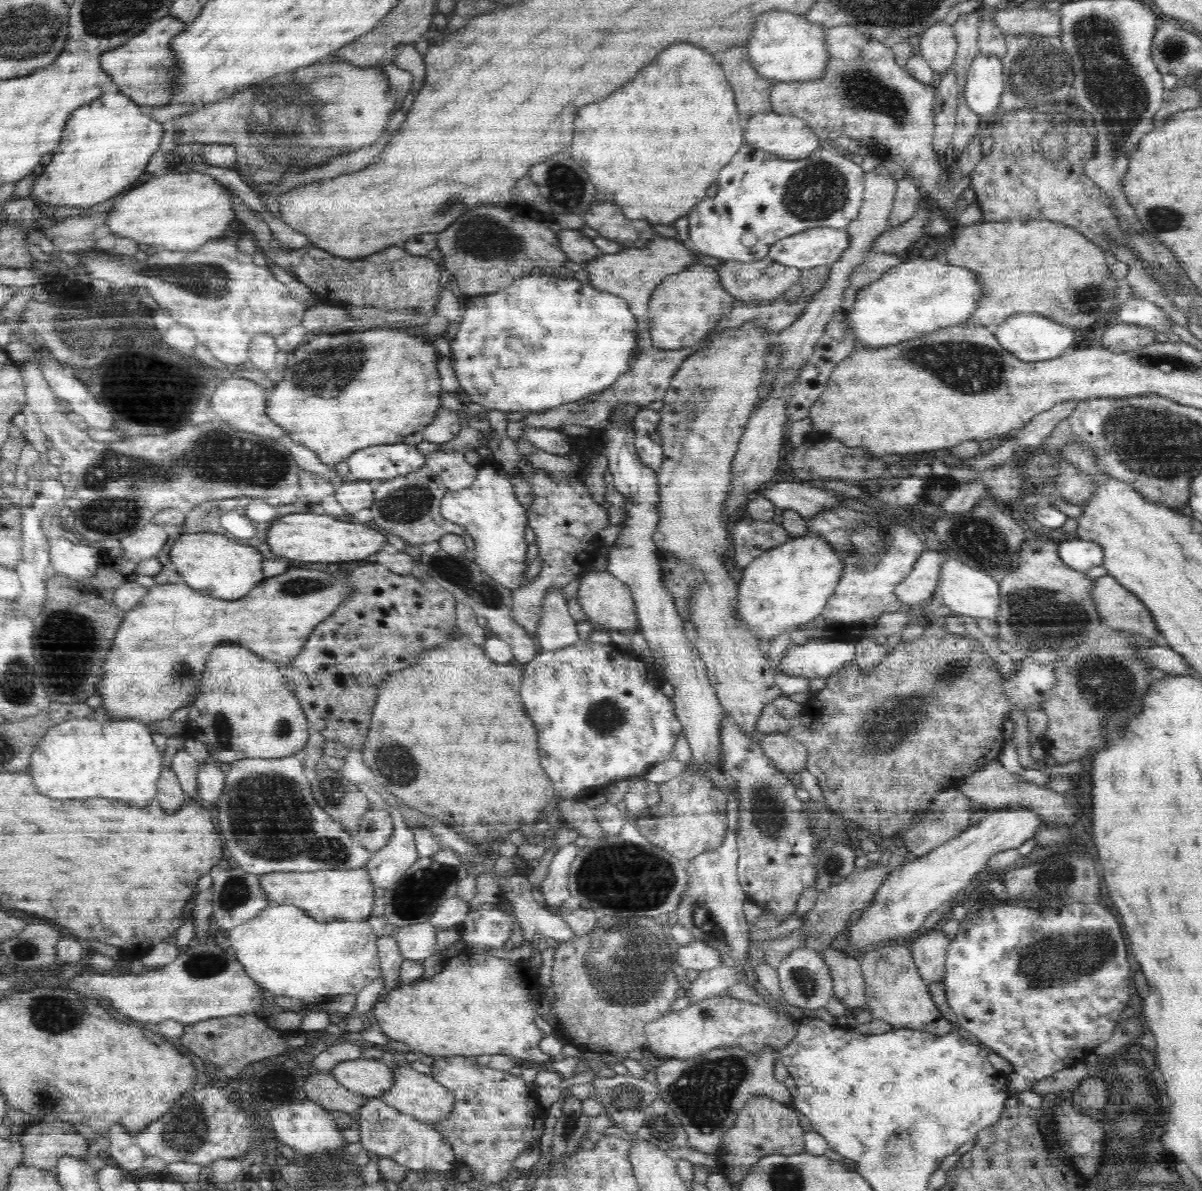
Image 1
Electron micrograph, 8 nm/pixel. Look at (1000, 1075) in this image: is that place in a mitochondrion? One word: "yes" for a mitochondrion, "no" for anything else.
no

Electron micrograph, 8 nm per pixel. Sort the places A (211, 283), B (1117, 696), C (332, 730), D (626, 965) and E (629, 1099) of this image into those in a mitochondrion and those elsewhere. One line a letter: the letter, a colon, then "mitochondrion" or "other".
A: mitochondrion
B: mitochondrion
C: other
D: mitochondrion
E: mitochondrion

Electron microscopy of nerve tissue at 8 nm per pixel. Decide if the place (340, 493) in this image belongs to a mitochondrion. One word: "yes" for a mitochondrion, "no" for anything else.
no

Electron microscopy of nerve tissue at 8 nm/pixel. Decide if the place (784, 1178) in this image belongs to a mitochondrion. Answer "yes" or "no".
yes

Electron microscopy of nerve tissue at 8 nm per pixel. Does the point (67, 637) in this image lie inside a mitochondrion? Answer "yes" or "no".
yes

